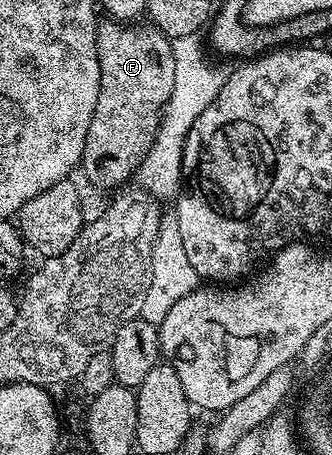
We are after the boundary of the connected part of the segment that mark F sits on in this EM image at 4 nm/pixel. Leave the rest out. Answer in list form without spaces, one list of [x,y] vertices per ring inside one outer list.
[[[100,22],[97,29],[99,88],[93,121],[89,121],[89,133],[85,133],[81,172],[95,187],[119,189],[130,175],[132,178],[138,172],[139,162],[155,144],[159,120],[173,93],[175,62],[171,40],[156,27],[106,22]]]

